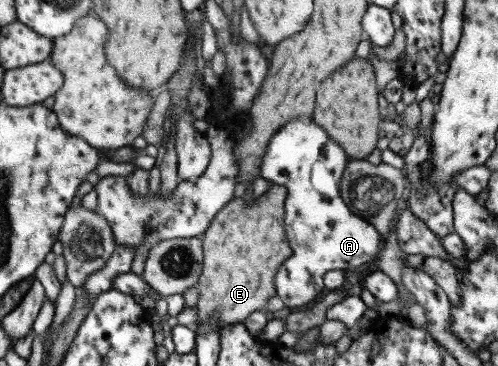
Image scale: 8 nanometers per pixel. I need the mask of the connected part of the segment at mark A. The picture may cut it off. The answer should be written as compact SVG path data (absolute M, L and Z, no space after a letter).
M293 119L271 137L261 159L260 173L268 181L286 186L284 231L292 255L275 275L277 296L287 307L306 305L324 287L324 274L332 269L358 269L378 252L382 236L365 219L352 213L340 196L340 178L350 158L312 119Z

